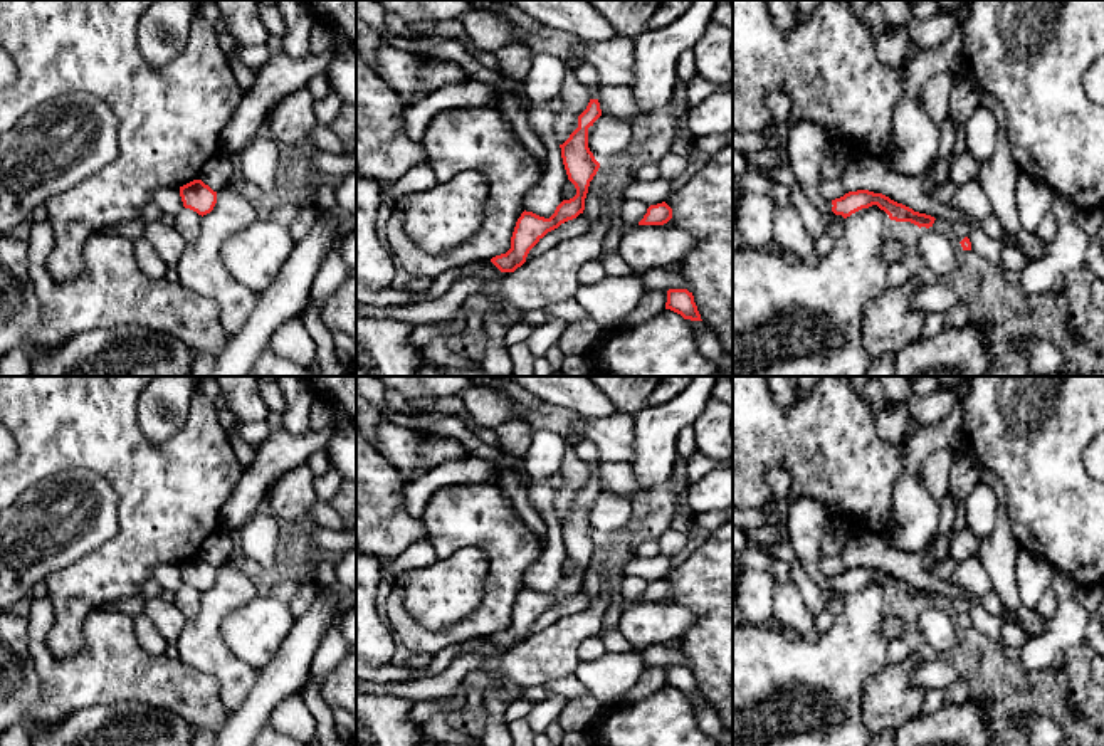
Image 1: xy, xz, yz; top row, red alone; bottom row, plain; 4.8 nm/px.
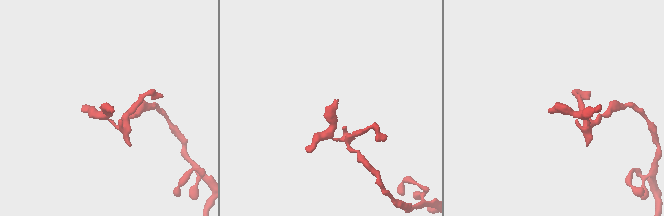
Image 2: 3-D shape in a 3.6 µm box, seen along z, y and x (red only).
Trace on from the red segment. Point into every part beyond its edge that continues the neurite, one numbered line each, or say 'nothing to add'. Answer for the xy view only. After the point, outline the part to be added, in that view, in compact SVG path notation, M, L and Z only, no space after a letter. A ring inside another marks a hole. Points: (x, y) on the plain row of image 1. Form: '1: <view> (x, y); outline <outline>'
nothing to add

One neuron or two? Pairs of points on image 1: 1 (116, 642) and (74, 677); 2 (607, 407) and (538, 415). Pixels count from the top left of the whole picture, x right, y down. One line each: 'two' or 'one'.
1: one
2: two

